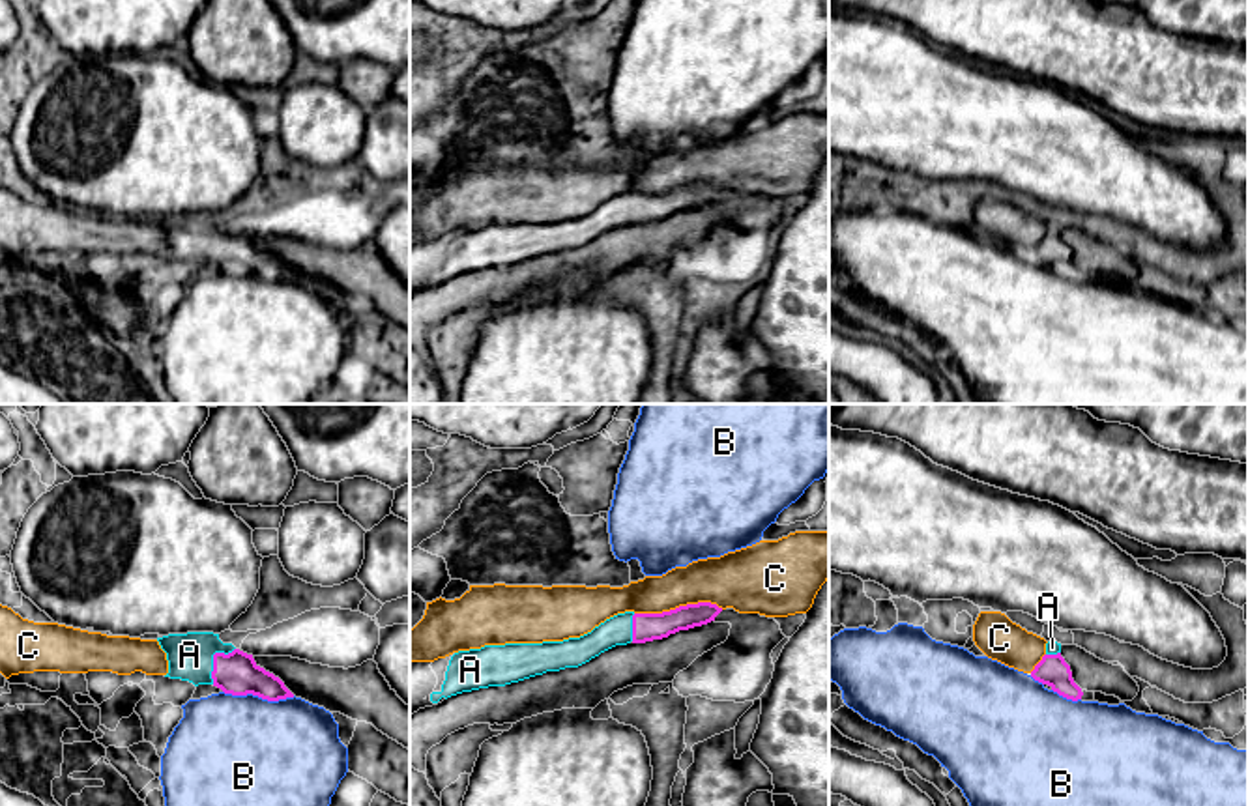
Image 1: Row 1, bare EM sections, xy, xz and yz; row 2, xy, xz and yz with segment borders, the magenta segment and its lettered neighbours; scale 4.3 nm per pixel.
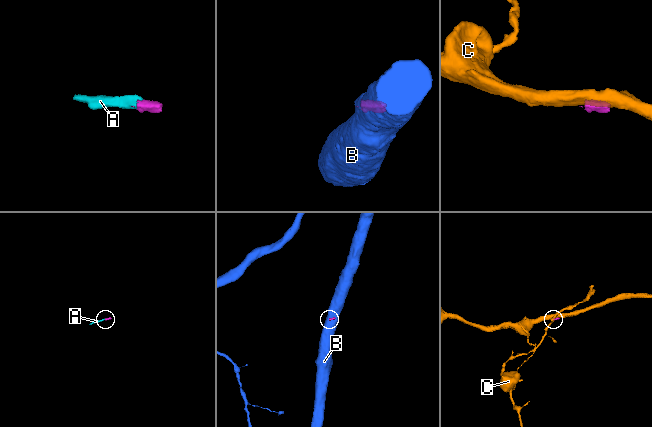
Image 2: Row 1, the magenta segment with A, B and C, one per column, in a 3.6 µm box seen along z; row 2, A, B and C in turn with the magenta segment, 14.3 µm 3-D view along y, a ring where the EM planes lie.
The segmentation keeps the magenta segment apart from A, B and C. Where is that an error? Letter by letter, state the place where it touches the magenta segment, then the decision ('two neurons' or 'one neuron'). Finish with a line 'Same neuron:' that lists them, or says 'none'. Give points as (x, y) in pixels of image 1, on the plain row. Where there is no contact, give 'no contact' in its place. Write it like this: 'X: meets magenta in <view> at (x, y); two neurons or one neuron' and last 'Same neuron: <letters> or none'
A: meets magenta in xy at (214, 240); one neuron
B: meets magenta in xy at (259, 277); two neurons
C: meets magenta in xz at (680, 187); two neurons
Same neuron: A

